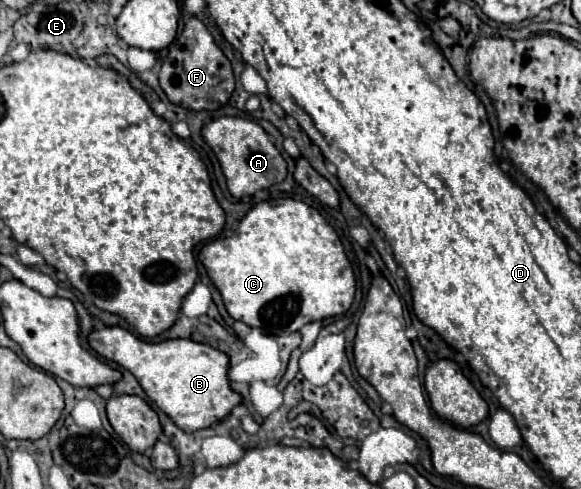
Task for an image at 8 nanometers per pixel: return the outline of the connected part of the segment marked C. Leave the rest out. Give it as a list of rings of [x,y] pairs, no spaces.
[[[284,198],[276,204],[256,204],[242,218],[240,226],[234,230],[232,236],[216,238],[204,244],[198,252],[198,258],[204,264],[210,280],[222,294],[228,314],[234,320],[240,320],[250,328],[262,328],[272,336],[294,334],[314,320],[344,314],[352,306],[356,292],[354,272],[344,254],[338,234],[318,214],[318,210],[294,198]]]

